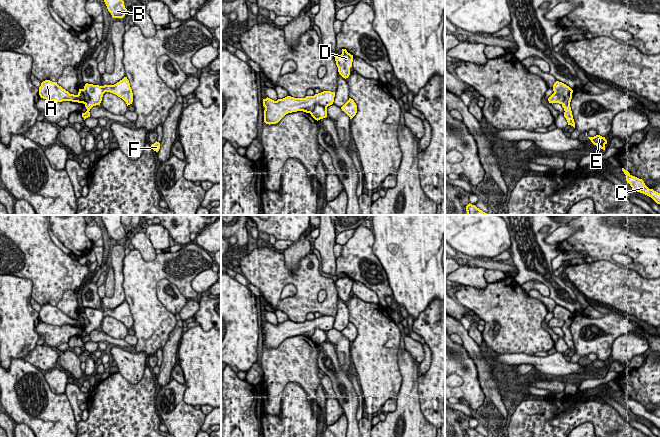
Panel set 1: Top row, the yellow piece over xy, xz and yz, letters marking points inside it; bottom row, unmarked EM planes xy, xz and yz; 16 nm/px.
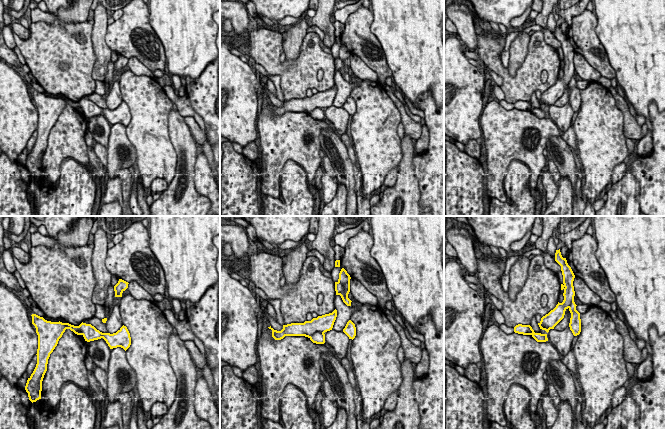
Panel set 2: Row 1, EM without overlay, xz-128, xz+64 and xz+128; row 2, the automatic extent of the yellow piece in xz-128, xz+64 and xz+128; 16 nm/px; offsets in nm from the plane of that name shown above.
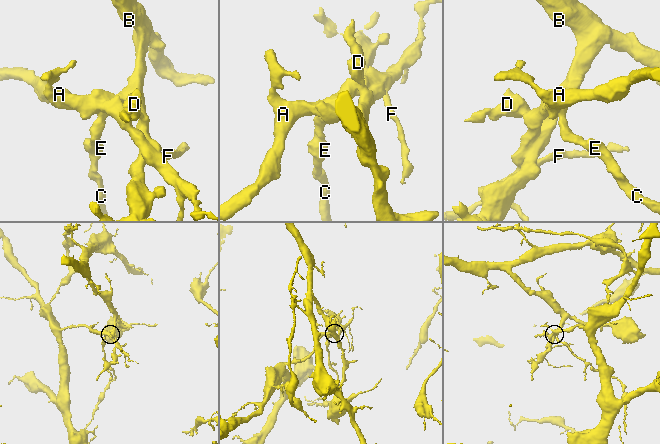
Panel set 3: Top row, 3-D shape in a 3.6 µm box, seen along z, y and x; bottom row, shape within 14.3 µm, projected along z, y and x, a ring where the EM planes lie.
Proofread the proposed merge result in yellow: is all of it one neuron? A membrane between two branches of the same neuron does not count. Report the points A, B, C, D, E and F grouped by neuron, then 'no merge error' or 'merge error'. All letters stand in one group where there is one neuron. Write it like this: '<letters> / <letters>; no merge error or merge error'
A F / B C D E; merge error

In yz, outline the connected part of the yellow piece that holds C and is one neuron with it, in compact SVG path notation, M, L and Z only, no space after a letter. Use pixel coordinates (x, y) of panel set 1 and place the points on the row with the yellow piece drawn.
M622 168L622 171L626 175L626 181L630 184L634 191L643 193L649 197L651 197L657 204L660 204L660 193L654 191L653 189L649 189L642 179L639 179L635 176L632 176L627 170Z

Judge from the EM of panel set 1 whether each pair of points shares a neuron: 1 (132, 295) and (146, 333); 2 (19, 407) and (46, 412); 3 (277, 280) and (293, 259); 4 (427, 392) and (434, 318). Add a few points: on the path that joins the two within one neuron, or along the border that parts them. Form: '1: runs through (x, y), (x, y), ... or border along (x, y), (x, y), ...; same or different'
1: runs through (141, 304), (146, 309), (146, 324); same
2: runs through (26, 405), (39, 414); same
3: border along (307, 254), (299, 262), (295, 270), (286, 268); different
4: runs through (434, 374), (434, 336); same

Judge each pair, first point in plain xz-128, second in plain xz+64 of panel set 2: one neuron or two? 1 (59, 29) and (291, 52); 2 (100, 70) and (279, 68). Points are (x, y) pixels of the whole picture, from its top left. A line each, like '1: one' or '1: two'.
1: two
2: two

